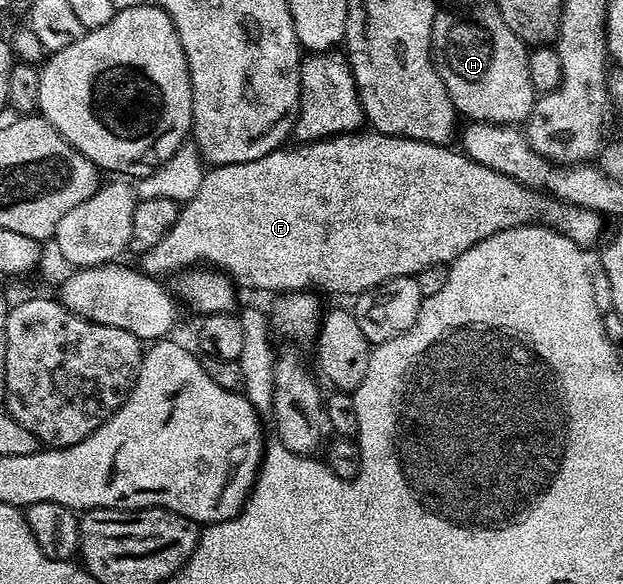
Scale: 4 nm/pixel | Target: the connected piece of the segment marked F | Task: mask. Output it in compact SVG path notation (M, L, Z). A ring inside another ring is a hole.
M375 130L367 131L343 132L340 136L327 136L325 140L300 142L295 145L297 148L281 146L262 158L209 167L201 180L198 192L181 207L178 222L174 222L174 226L170 226L166 238L162 238L162 242L157 242L155 246L150 246L150 250L139 253L138 267L140 271L148 276L165 278L164 276L170 275L169 277L171 277L187 266L205 262L223 272L241 289L243 289L242 287L257 288L260 292L276 292L275 294L315 290L317 293L337 292L340 296L355 298L361 292L376 288L387 280L393 280L399 276L415 277L430 266L439 264L447 266L453 260L457 260L466 250L470 250L470 246L474 246L502 230L510 230L523 224L546 224L566 238L570 238L570 242L574 242L583 250L590 249L591 244L598 243L597 245L599 245L601 243L600 231L603 230L605 221L600 213L594 210L567 204L565 200L556 200L548 193L538 192L535 188L523 188L517 180L506 174L498 174L498 170L490 170L490 166L482 166L478 162L474 162L469 156L464 155L463 151L457 150L455 147L452 149L452 146L411 140L405 136L387 136Z

